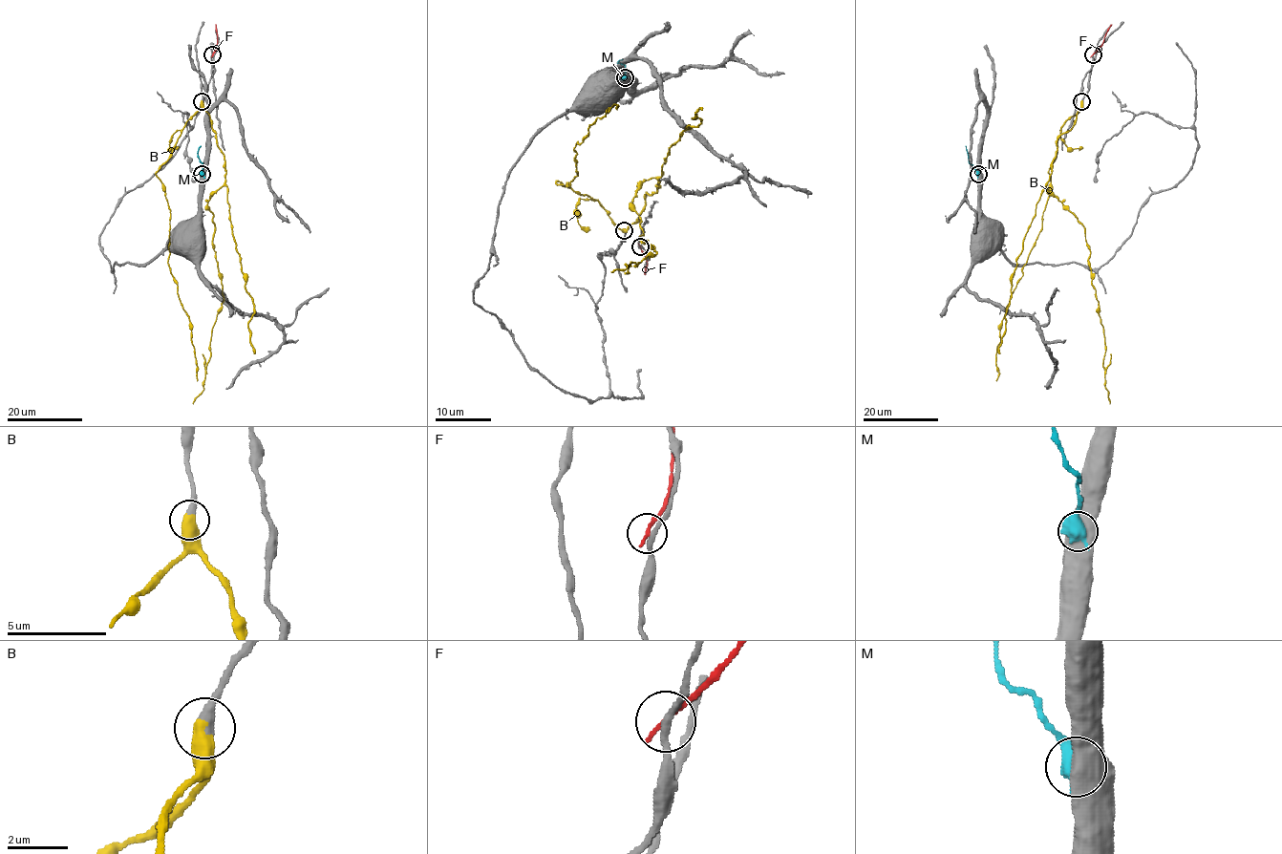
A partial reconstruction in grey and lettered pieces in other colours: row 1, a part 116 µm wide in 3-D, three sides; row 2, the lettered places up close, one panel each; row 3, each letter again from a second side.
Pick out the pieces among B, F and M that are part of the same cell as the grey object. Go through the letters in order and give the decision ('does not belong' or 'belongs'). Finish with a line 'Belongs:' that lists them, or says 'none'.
B: belongs
F: does not belong
M: does not belong
Belongs: B

